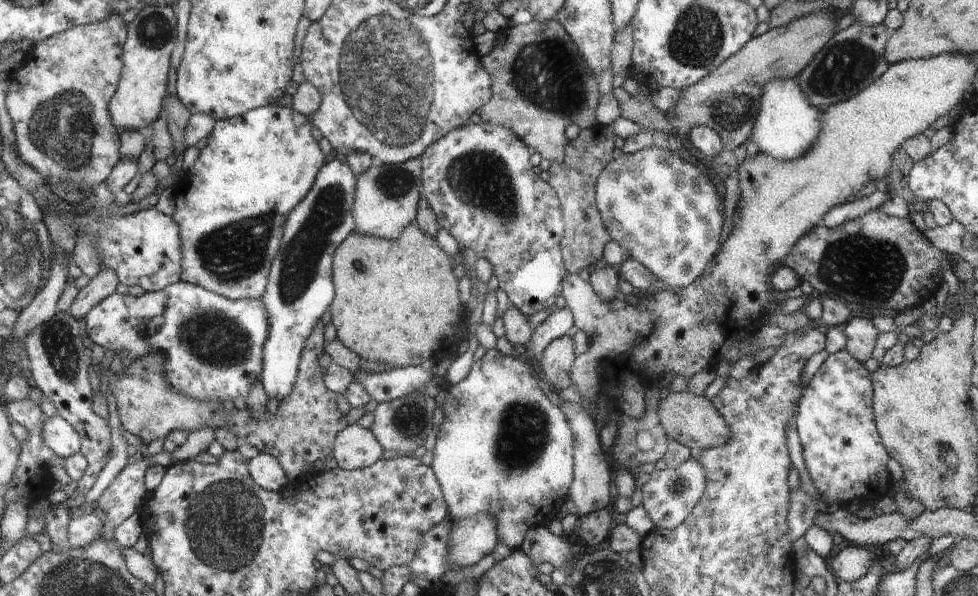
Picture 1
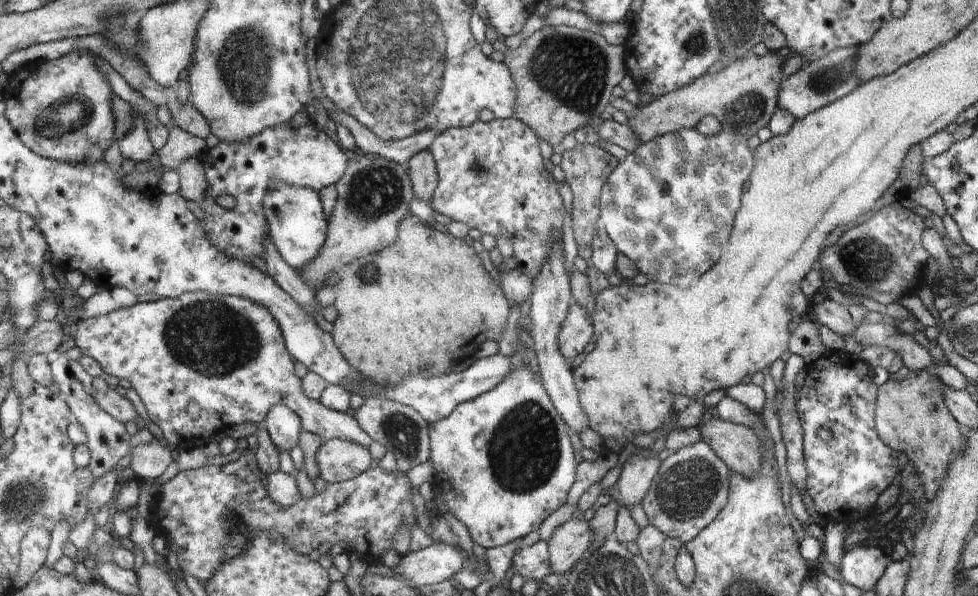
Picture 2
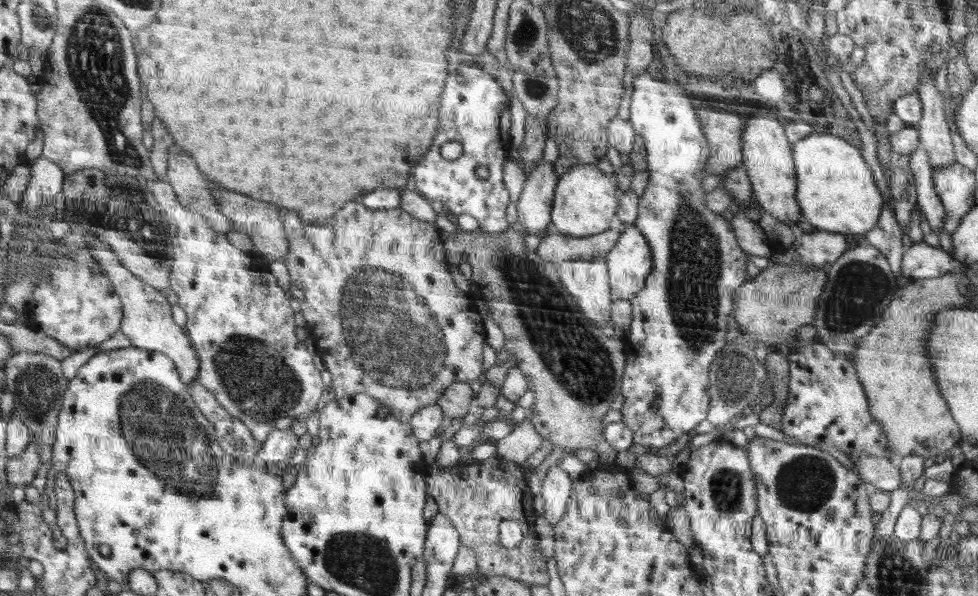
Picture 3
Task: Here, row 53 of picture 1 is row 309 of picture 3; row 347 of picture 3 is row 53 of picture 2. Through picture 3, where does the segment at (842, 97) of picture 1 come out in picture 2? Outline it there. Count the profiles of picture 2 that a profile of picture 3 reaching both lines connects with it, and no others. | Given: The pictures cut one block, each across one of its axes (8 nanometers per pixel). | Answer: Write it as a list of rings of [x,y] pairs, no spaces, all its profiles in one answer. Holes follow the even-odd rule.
[[[857,47],[837,48],[820,60],[803,62],[798,72],[782,79],[778,100],[776,100],[777,108],[789,112],[796,119],[801,119],[850,94],[858,85],[858,80],[854,76],[854,60],[857,51]]]

